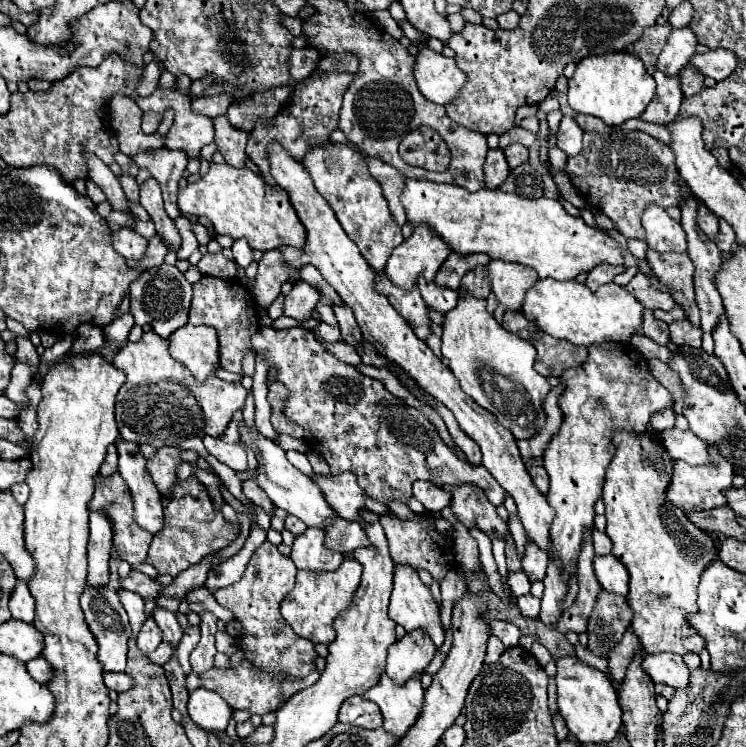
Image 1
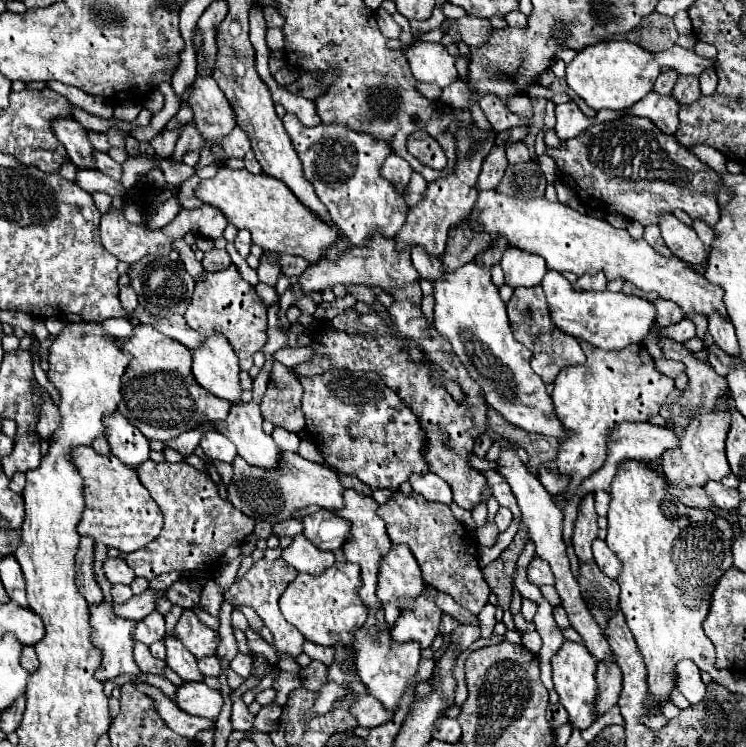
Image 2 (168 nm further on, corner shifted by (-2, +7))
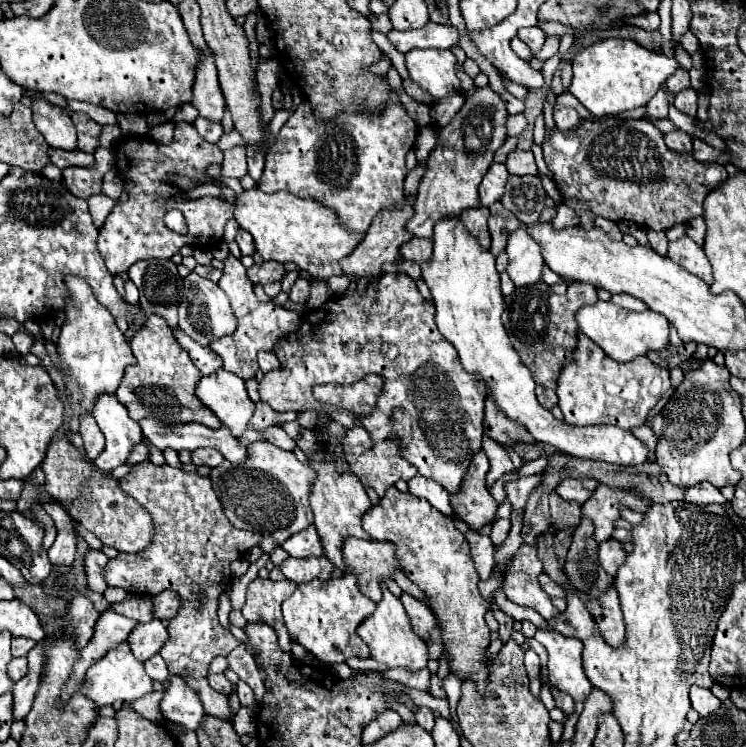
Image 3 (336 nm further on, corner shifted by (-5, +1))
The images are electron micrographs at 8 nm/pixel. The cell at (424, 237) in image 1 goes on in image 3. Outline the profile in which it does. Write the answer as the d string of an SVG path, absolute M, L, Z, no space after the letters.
M489 85L475 87L473 95L465 97L463 107L457 111L453 121L439 131L437 147L427 159L427 171L419 183L415 199L415 215L409 219L407 229L415 237L433 237L433 225L443 217L457 217L463 209L477 207L477 187L493 163L493 153L507 139L507 109L499 93Z

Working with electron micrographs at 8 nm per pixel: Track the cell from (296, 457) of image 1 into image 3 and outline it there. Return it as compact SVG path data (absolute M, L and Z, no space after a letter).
M275 425L275 427L267 427L261 435L263 435L265 441L269 441L269 443L273 443L273 445L285 449L285 451L293 451L293 449L295 449L295 441L293 441L293 439L279 427L279 425Z

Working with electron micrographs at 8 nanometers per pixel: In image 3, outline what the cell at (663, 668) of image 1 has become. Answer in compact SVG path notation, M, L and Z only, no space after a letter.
M693 685L689 691L689 697L691 697L691 705L699 713L699 717L713 715L713 711L717 711L717 707L721 707L721 701L709 689L703 689L703 687Z

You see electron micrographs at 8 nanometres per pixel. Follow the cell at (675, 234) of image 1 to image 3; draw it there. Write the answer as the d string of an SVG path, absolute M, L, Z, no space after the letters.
M681 237L673 243L669 243L669 259L687 269L689 273L701 277L707 285L713 283L713 273L711 273L711 263L705 255L705 251L689 237Z

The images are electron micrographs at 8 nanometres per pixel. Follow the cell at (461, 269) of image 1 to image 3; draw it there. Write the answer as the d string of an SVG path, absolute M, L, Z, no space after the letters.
M471 207L469 211L463 211L459 215L459 219L465 223L467 231L471 235L475 235L485 249L489 249L489 245L491 245L491 235L487 229L487 217L489 217L487 207Z

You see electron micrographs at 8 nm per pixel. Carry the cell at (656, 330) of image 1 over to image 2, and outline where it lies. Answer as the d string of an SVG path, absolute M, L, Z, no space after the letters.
M652 325L652 333L658 335L658 345L660 345L664 357L682 361L686 365L686 373L690 379L688 389L672 405L672 427L678 433L682 445L680 445L680 449L672 449L662 455L664 475L670 483L684 483L688 487L694 487L694 485L702 487L702 485L706 485L706 481L722 481L722 477L726 477L730 473L730 465L728 465L726 451L724 451L726 433L730 429L730 415L726 411L714 413L710 409L714 407L716 397L728 393L726 379L720 377L708 363L694 359L692 353L682 347L682 343L670 341L670 337L662 335L660 329L662 329L660 325Z

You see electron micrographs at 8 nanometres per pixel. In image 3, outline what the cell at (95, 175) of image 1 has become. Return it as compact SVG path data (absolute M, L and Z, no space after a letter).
M35 93L31 99L33 99L31 105L33 123L41 131L45 141L57 149L65 151L77 149L77 133L69 115L63 109L51 105L47 99L43 99L41 93Z

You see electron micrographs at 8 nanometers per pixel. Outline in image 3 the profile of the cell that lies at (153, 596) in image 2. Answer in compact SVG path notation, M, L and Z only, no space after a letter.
M113 611L101 613L101 617L97 619L97 627L93 629L93 639L81 649L81 659L77 659L73 667L73 679L69 679L69 683L65 685L65 691L61 691L61 707L65 705L65 699L77 689L77 683L83 683L85 671L93 663L97 663L107 651L123 643L131 633L131 629L135 627L135 623L137 621Z

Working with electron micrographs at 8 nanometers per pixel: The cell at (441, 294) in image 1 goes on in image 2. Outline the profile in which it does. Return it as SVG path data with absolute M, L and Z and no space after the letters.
M418 247L412 249L412 265L418 269L420 277L430 281L430 283L434 283L440 277L444 277L442 261L438 257L430 257L430 255L422 253L422 249L418 249Z

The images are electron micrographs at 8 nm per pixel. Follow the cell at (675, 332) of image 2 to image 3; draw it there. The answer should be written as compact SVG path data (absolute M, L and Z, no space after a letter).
M685 343L685 345L681 345L681 347L669 345L665 351L651 351L647 357L649 357L657 367L673 369L673 367L679 367L683 361L691 359L693 353L695 353L695 343Z

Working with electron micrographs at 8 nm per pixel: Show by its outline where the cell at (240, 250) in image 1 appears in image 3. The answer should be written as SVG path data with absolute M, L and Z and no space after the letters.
M239 229L237 235L235 235L235 241L241 249L241 255L253 255L255 253L255 245L253 245L253 237L245 231L245 229Z

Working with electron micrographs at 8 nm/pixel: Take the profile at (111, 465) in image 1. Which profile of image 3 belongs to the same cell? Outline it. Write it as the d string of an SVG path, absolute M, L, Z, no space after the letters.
M81 415L81 417L79 417L79 423L81 423L79 433L81 433L81 437L83 437L85 453L87 453L87 457L93 461L93 459L97 459L99 453L103 451L103 447L105 447L105 437L103 437L101 429L97 427L97 423L95 423L95 419L93 419L91 415Z

